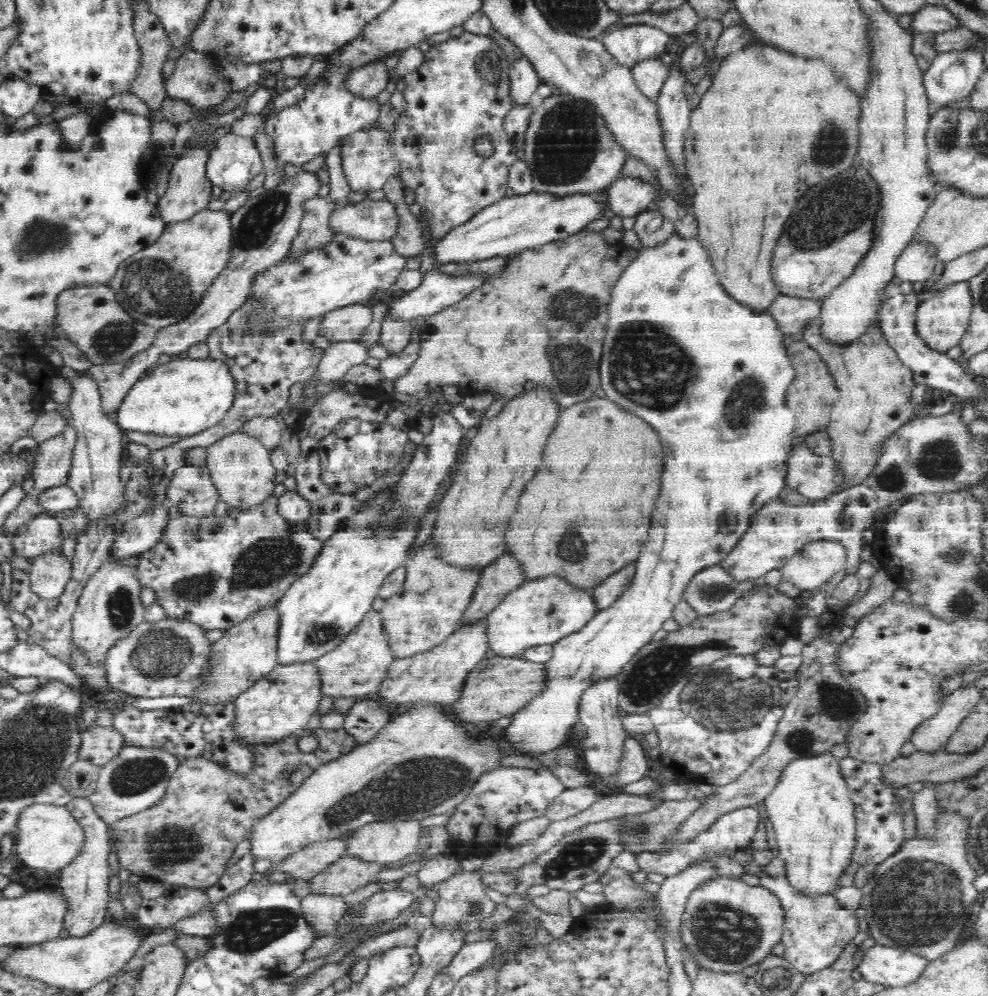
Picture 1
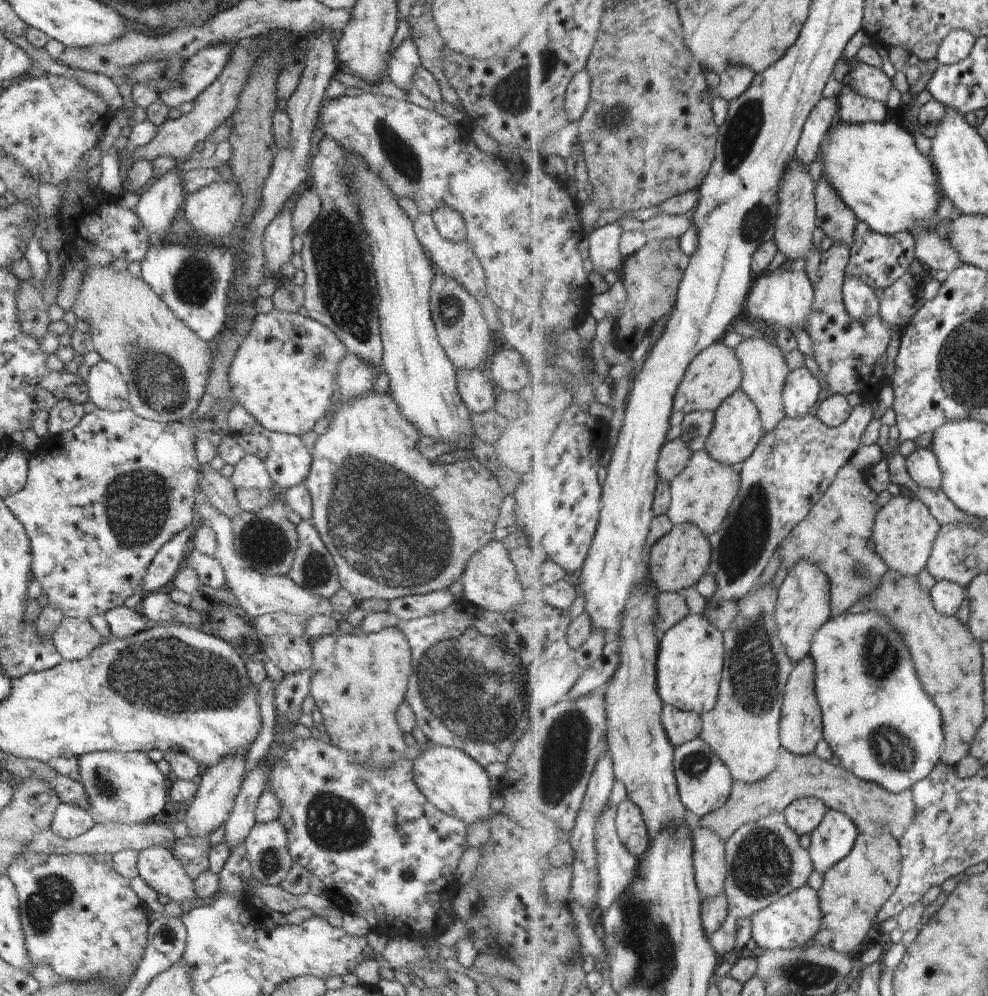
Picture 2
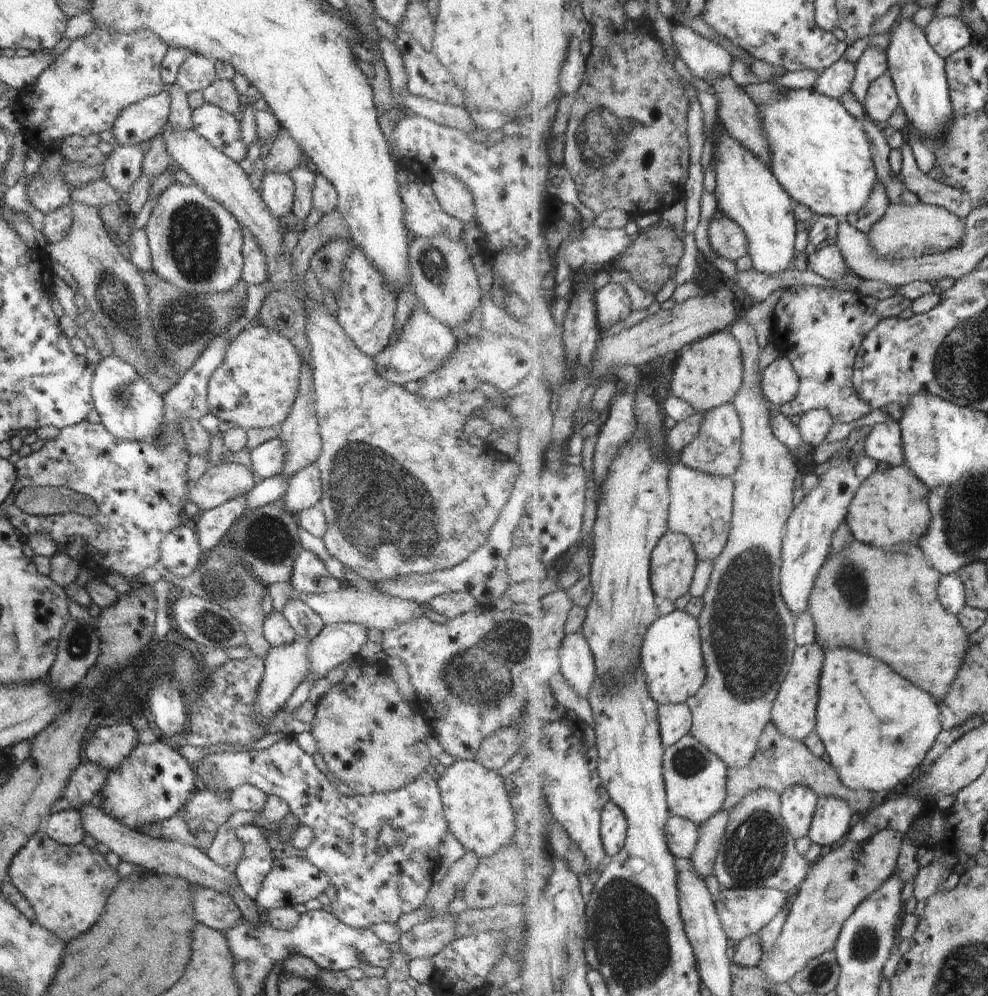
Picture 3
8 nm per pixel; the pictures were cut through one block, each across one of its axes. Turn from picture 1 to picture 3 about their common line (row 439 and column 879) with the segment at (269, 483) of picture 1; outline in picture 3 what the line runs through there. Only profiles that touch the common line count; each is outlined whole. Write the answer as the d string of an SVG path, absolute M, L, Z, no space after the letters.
M922 200L914 205L891 204L888 214L884 214L880 222L876 222L874 228L868 232L872 246L882 258L894 256L900 260L948 252L962 244L966 235L967 218L960 218L947 208Z

